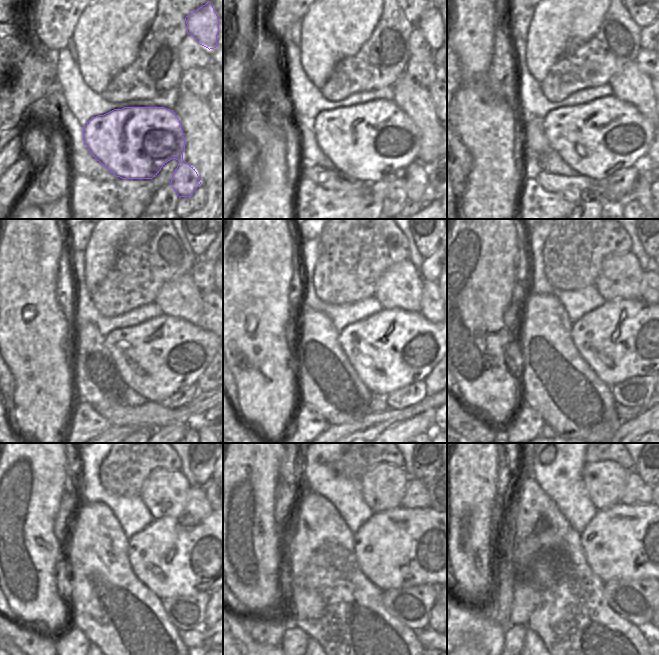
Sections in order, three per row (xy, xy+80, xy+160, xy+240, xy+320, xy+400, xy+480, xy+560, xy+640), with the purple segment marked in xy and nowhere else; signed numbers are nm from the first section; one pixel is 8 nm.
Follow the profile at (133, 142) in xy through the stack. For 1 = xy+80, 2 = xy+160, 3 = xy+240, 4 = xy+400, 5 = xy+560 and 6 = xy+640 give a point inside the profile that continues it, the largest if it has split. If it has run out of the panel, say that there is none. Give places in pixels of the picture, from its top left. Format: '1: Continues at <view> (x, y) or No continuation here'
1: Continues at xy+80 (368, 141)
2: Continues at xy+160 (596, 139)
3: Continues at xy+240 (156, 358)
4: Continues at xy+400 (623, 338)
5: Continues at xy+560 (401, 547)
6: Continues at xy+640 (624, 541).

